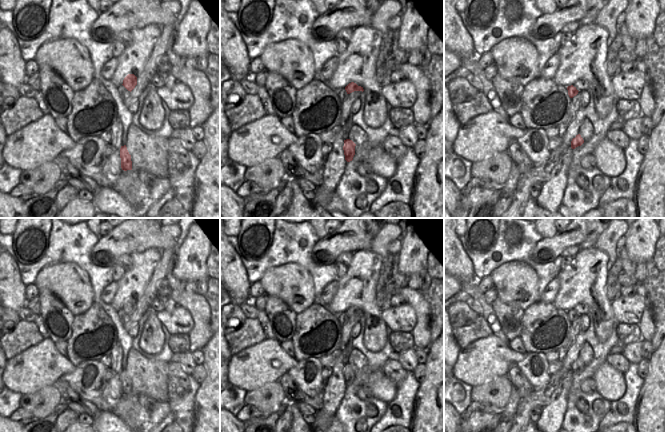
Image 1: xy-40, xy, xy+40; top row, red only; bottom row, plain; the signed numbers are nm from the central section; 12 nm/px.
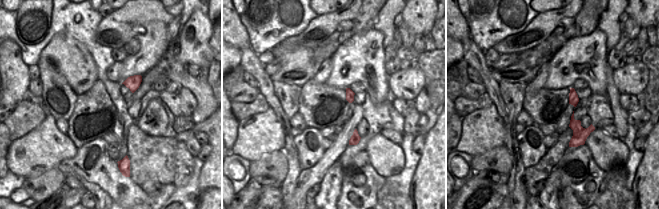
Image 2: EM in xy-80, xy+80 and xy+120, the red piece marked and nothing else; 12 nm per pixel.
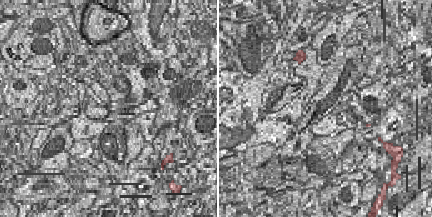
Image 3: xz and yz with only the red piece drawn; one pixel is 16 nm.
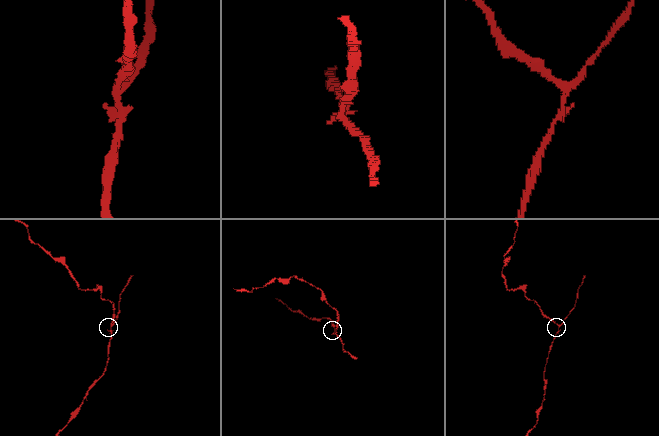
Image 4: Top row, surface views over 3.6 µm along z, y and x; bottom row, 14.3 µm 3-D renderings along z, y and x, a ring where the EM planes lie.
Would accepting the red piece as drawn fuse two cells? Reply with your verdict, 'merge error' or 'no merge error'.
merge error

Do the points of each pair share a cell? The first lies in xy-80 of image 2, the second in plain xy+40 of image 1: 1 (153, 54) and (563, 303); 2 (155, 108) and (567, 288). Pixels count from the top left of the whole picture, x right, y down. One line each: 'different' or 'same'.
1: same
2: same

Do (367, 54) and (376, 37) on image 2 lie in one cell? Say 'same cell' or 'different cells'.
same cell

